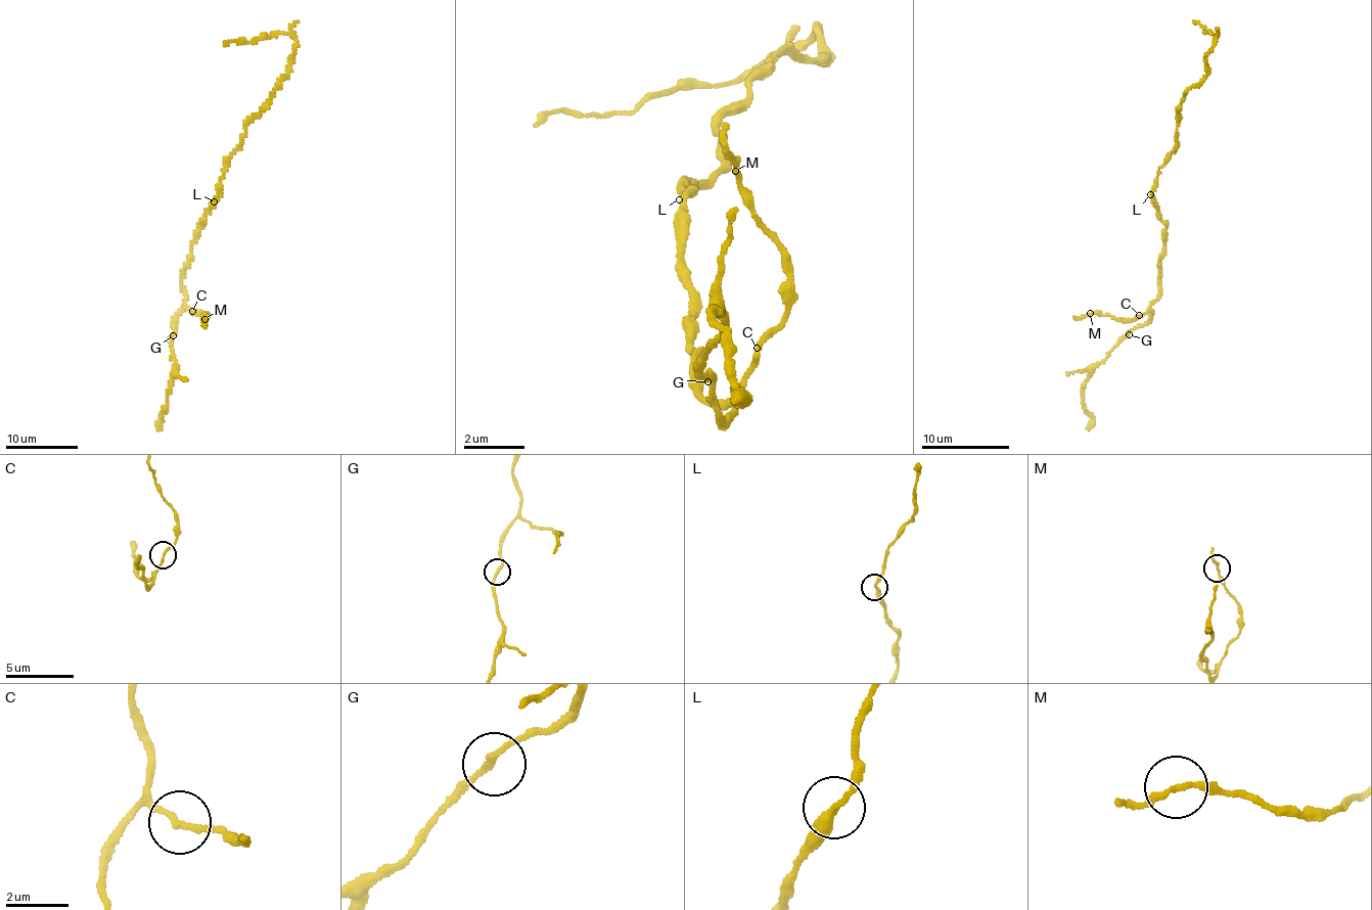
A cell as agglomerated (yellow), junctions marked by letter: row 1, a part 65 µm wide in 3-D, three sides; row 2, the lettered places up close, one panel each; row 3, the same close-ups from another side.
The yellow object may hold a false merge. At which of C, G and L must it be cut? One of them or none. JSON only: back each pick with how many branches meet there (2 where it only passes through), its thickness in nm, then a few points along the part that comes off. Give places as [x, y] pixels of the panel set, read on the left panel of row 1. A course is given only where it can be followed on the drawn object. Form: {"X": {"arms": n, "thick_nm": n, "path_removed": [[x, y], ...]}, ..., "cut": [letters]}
{"cut": []}

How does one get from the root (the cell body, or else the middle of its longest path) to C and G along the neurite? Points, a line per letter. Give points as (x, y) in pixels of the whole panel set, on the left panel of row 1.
C: (215, 200), (197, 228), (182, 278), (186, 307), (192, 311)
G: (215, 200), (191, 243), (190, 259), (182, 278), (183, 308), (174, 323), (173, 335)

